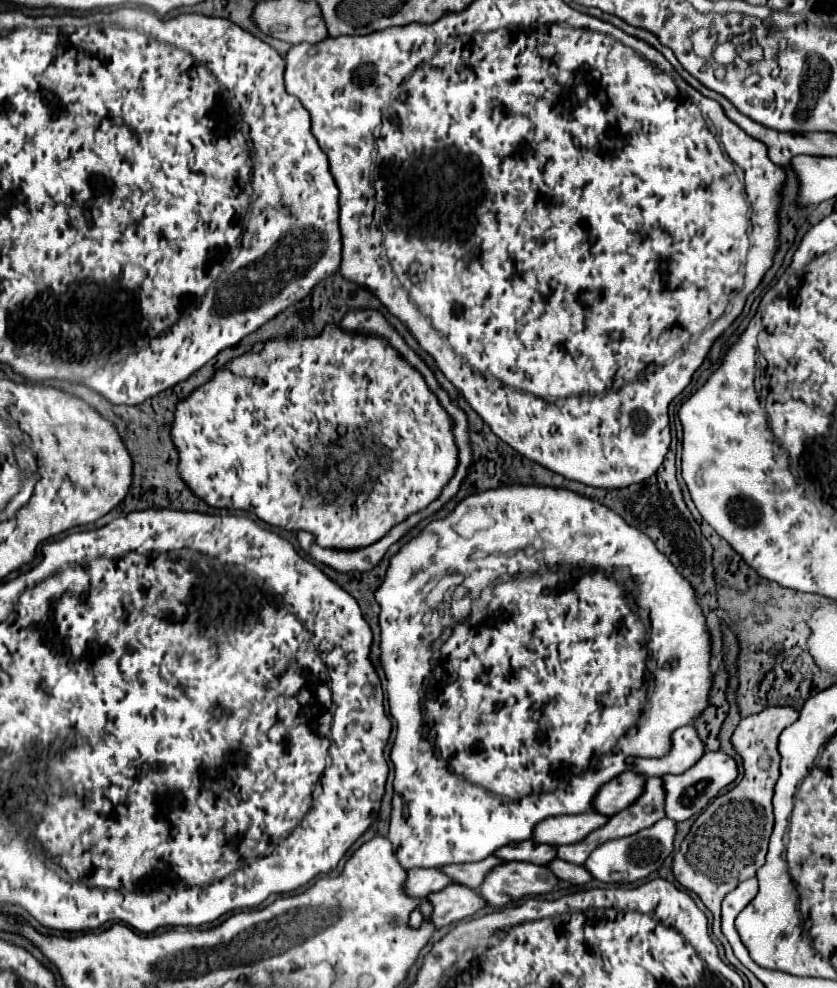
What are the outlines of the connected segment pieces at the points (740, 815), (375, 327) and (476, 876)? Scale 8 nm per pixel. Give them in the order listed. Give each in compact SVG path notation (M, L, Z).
M782 706L782 708L766 708L760 714L748 716L740 720L738 728L732 734L732 746L742 758L744 776L742 780L728 792L716 796L694 820L690 832L680 844L680 850L674 854L672 872L674 878L686 888L700 896L704 906L712 912L714 924L712 932L722 942L726 960L740 972L746 968L736 960L728 940L720 932L720 904L724 896L734 890L742 880L754 878L756 870L764 866L768 838L772 834L774 816L772 816L772 794L774 784L778 780L778 736L780 732L790 726L798 718L798 712Z
M350 310L350 312L342 318L342 328L346 328L346 330L360 330L360 332L368 332L368 334L380 334L380 336L384 336L404 358L408 358L408 354L416 354L416 352L404 342L404 338L394 330L394 326L382 316L382 312L378 312L378 310Z
M484 858L482 862L464 862L462 866L442 866L440 870L448 876L454 878L454 884L462 884L462 886L470 886L470 888L478 888L484 880L484 876L494 868L502 864L500 858Z

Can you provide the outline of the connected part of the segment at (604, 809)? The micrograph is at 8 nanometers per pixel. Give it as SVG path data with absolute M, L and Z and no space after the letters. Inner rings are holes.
M630 770L622 772L620 776L602 784L598 794L594 796L592 804L594 812L610 816L616 814L618 810L624 810L642 794L642 788L644 788L644 776Z

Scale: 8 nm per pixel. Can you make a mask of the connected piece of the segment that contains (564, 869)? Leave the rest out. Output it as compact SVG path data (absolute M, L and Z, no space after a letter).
M556 858L556 862L550 862L550 866L546 866L546 868L550 868L556 874L556 878L566 880L570 884L586 884L588 880L592 880L592 876L586 874L584 866L576 866L576 864L558 860L558 858Z

